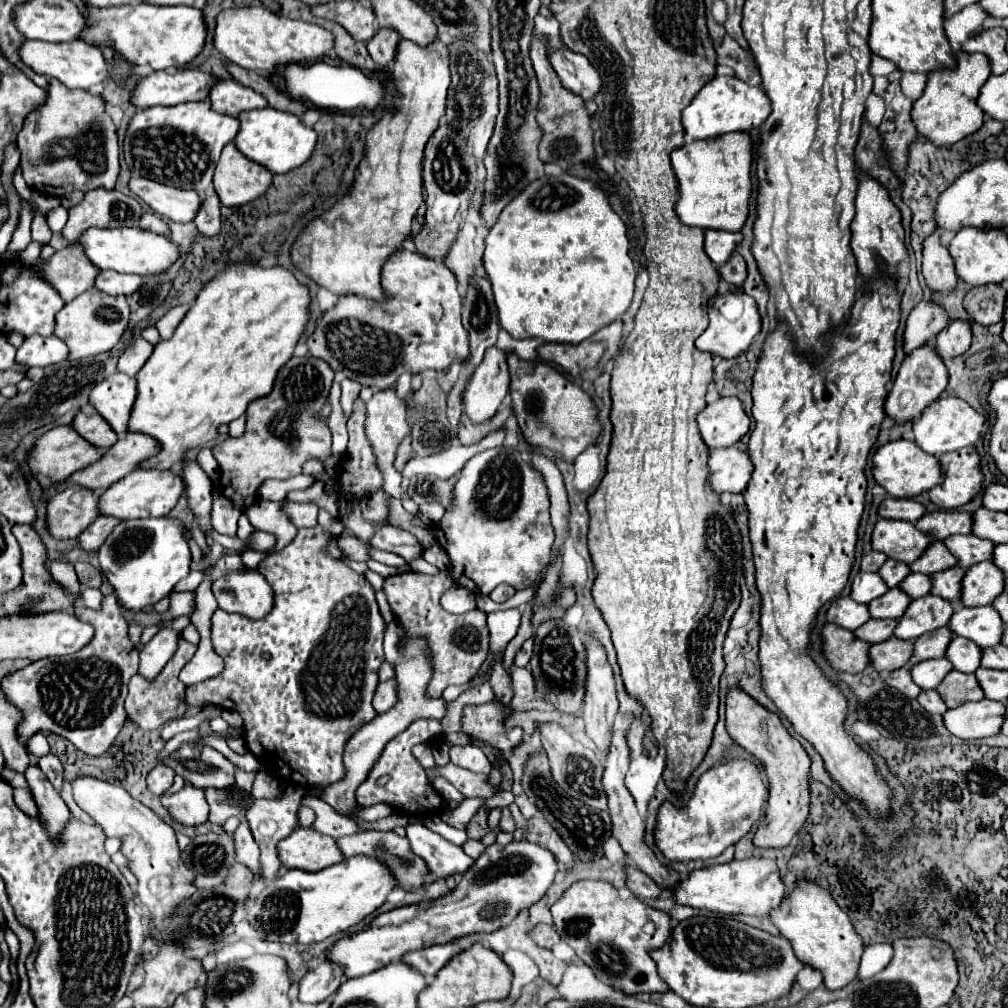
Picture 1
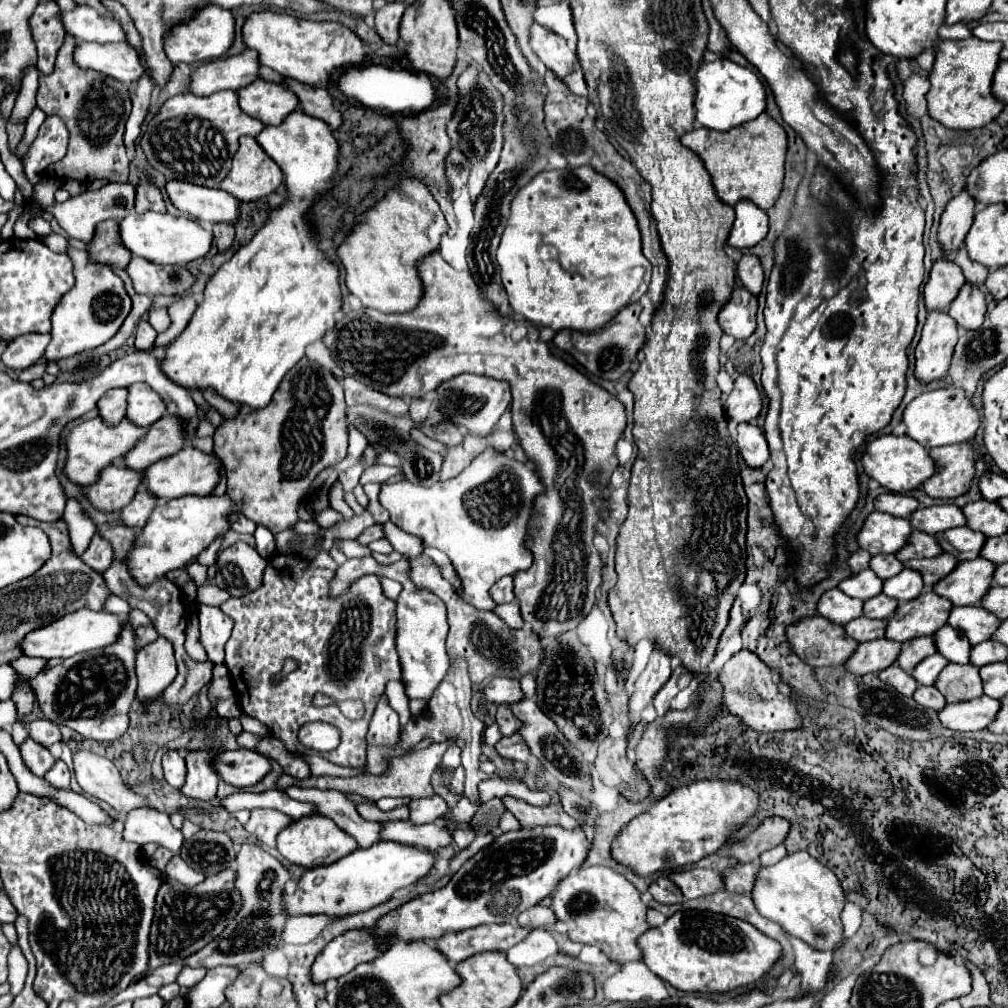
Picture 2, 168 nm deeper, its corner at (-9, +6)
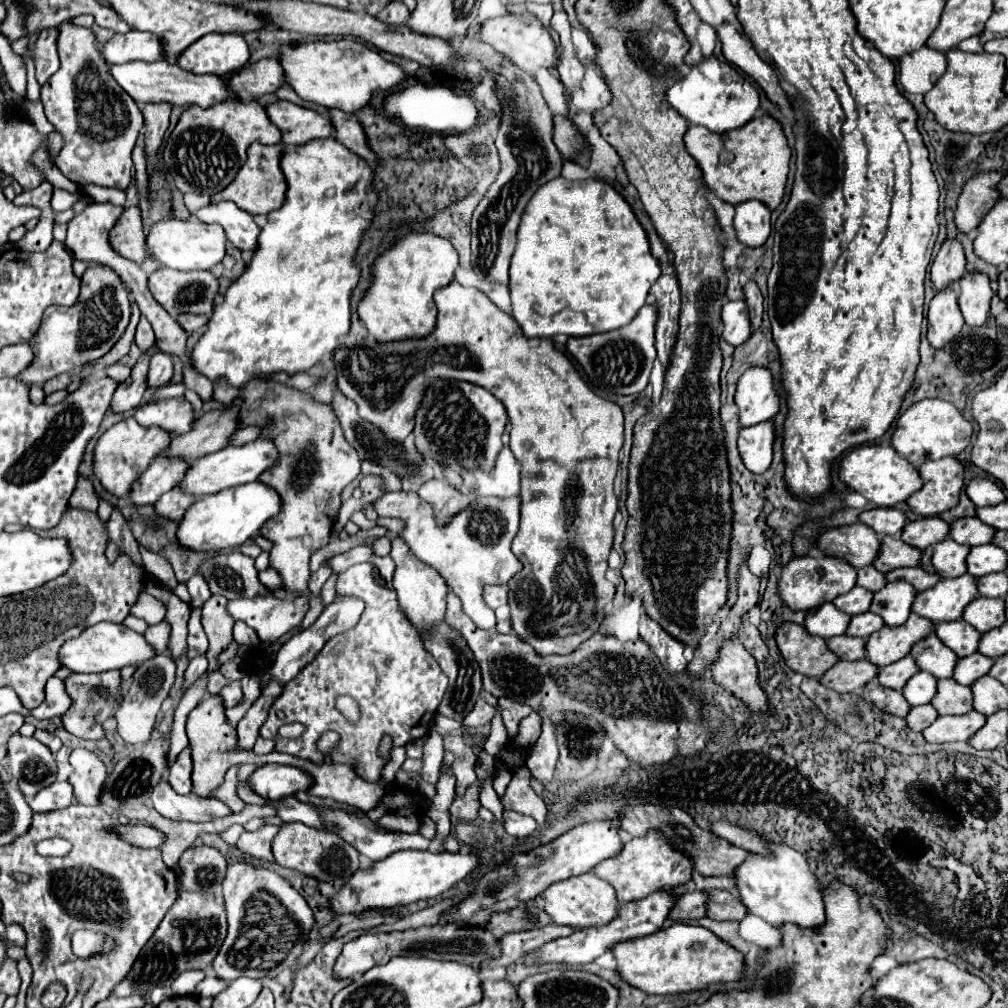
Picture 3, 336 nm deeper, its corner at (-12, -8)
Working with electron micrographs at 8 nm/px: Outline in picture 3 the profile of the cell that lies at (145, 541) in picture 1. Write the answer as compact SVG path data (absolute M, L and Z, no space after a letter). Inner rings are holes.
M248 483L244 487L236 487L232 491L222 491L220 495L208 495L204 499L198 499L194 505L188 507L182 521L178 523L176 539L182 549L188 551L222 551L222 549L236 549L246 539L250 539L264 521L272 519L280 511L280 497L272 487L264 483Z

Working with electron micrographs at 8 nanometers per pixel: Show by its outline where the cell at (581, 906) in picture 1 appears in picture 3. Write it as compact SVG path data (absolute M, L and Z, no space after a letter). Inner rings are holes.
M584 873L568 881L554 883L554 887L548 887L548 891L544 891L544 901L546 901L544 909L556 925L588 929L608 925L618 917L618 897L614 887L592 873Z

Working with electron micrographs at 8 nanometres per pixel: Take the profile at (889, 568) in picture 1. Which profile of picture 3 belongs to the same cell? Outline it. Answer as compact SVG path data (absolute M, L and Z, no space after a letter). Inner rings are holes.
M864 567L858 569L858 585L870 589L870 591L880 591L882 587L886 587L886 575L876 571L874 567Z

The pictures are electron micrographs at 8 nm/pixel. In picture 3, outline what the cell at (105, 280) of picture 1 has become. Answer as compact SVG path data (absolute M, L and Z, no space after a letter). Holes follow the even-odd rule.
M156 269L148 277L152 297L172 315L182 313L212 313L212 301L218 291L218 281L210 271L172 271Z

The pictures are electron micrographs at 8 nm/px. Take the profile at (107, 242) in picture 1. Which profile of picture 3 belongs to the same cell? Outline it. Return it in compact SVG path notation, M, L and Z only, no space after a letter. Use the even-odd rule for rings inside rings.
M164 219L148 229L146 245L148 245L148 257L154 259L158 265L178 271L208 271L212 265L222 261L226 253L226 235L220 225Z

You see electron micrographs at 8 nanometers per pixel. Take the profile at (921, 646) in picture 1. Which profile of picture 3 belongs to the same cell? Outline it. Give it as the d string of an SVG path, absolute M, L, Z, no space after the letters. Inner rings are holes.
M908 655L908 657L904 657L904 659L888 665L888 667L882 667L880 673L878 673L878 683L884 685L884 687L892 687L892 689L900 691L908 683L908 679L912 675L916 675L918 671L920 671L920 667Z

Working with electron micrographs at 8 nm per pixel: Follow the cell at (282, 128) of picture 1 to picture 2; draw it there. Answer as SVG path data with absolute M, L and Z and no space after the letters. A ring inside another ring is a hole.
M303 111L291 113L277 127L265 127L257 135L257 141L281 167L285 175L287 199L269 213L263 229L259 229L255 237L209 279L205 287L205 301L197 307L185 331L169 345L163 359L163 371L169 379L183 387L211 387L233 403L265 407L269 405L285 373L303 357L305 347L323 339L323 335L333 329L335 313L339 313L343 305L339 289L339 265L331 263L319 249L317 231L309 219L309 211L317 199L335 187L333 175L339 165L339 145L325 121Z

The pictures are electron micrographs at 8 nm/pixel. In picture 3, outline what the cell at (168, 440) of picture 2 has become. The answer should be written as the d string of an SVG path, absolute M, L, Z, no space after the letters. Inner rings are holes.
M236 399L234 403L236 405L230 409L204 413L192 423L192 429L188 433L174 435L170 447L166 449L166 455L186 459L186 461L196 461L204 455L224 449L228 445L228 437L238 427L236 411L242 401Z

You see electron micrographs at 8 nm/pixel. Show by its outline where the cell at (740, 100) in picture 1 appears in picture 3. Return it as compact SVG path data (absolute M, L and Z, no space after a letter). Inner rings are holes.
M706 57L692 71L678 81L674 87L668 89L670 105L690 121L690 125L702 125L712 133L726 133L732 129L744 127L748 121L754 119L760 97L752 83L744 79L732 65L718 61L716 57Z

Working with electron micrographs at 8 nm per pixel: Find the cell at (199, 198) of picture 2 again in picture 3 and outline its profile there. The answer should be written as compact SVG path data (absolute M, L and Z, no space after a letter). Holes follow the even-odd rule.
M222 201L222 203L210 203L194 211L194 215L202 223L216 223L224 229L228 241L236 245L238 249L254 249L256 239L260 229L256 227L254 219L250 213L242 211L236 207L232 201Z

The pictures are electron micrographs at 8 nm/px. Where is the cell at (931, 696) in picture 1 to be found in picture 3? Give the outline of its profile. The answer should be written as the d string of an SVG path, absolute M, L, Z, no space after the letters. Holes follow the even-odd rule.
M928 703L928 705L920 705L920 707L912 707L912 711L908 713L906 721L908 721L908 727L912 731L924 731L928 725L932 725L934 721L938 719L938 713L936 709Z

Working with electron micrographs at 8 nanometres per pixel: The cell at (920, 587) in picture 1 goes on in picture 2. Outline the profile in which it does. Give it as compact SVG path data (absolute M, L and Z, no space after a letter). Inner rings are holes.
M903 569L901 573L893 575L891 579L885 579L883 583L883 593L889 597L895 597L899 603L915 599L923 591L923 579L921 573Z

